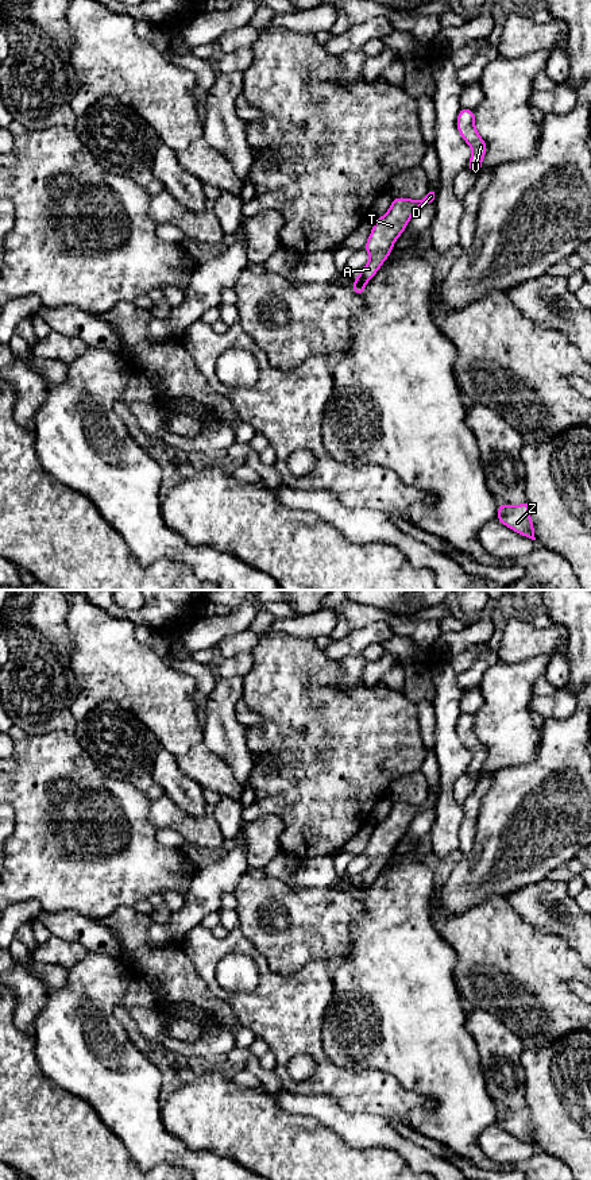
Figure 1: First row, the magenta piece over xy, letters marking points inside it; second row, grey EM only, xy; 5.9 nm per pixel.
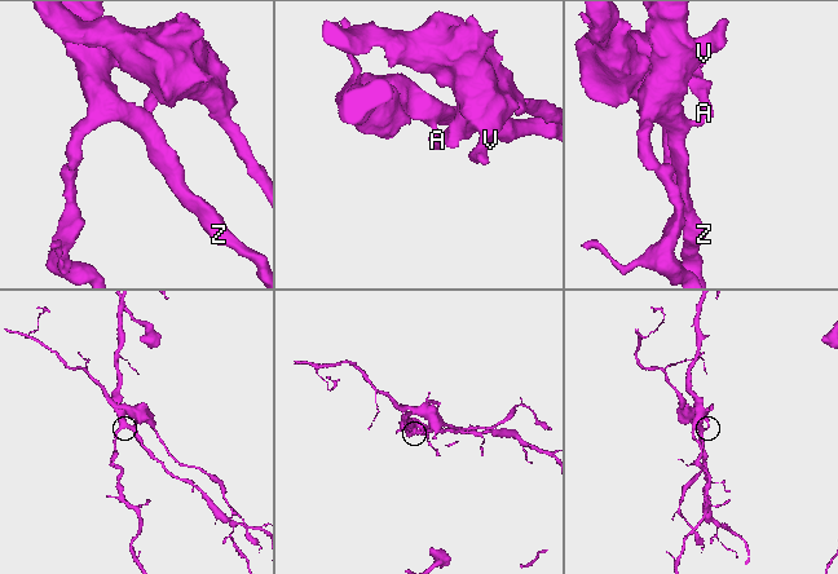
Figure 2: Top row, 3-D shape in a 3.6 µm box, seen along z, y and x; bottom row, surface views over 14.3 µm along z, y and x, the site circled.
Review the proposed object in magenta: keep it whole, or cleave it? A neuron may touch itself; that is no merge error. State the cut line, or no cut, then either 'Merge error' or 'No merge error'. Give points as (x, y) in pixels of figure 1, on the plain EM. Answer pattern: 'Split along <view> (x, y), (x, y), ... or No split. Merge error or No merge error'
Split along xy (356, 883), (364, 889). Merge error

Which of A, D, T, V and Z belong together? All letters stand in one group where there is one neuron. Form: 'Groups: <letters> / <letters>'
Groups: A D T V / Z

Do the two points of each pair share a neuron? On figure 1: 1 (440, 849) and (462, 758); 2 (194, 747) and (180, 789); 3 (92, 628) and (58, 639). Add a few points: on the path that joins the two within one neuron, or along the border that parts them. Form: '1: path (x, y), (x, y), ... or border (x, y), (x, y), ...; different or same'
1: path (445, 826), (447, 781); same
2: border (166, 749), (177, 766), (204, 789); different
3: border (68, 604), (66, 627), (73, 650), (72, 666); different

